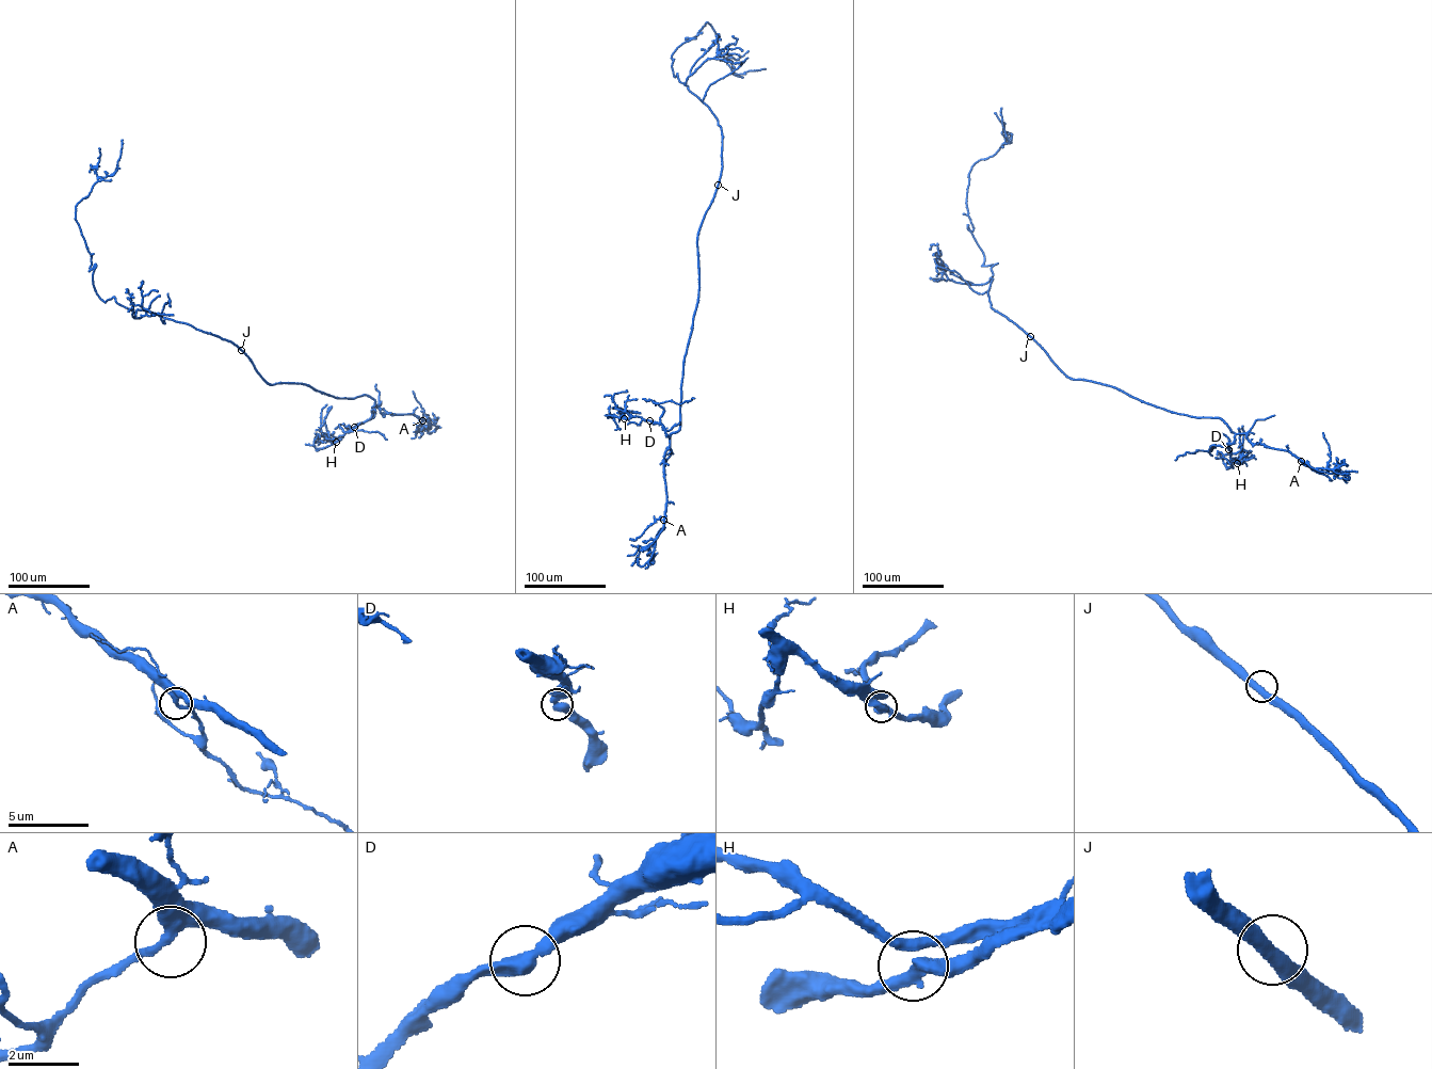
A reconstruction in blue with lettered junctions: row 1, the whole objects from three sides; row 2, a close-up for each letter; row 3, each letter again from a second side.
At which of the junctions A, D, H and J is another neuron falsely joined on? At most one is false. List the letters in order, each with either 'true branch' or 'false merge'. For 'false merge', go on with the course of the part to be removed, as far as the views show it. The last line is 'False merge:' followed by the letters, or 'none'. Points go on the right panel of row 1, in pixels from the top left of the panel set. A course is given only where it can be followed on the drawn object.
A: true branch
D: true branch
H: true branch
J: true branch
False merge: none

